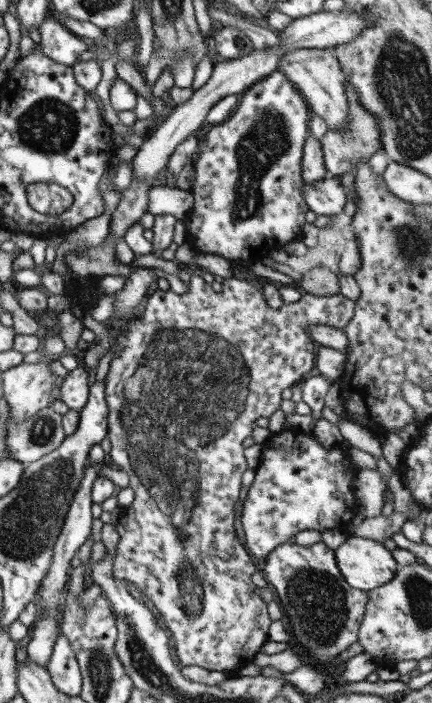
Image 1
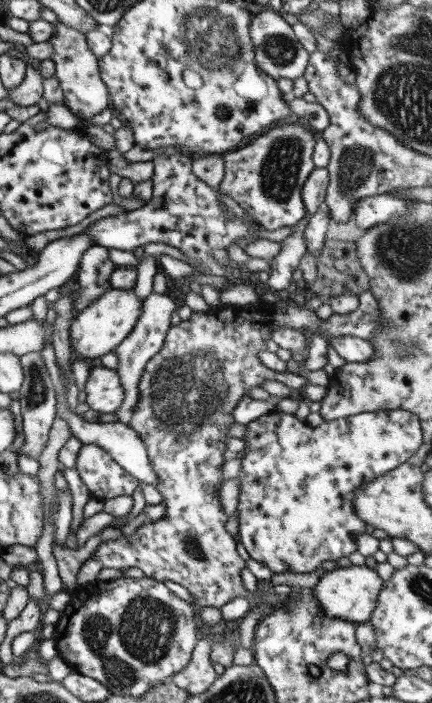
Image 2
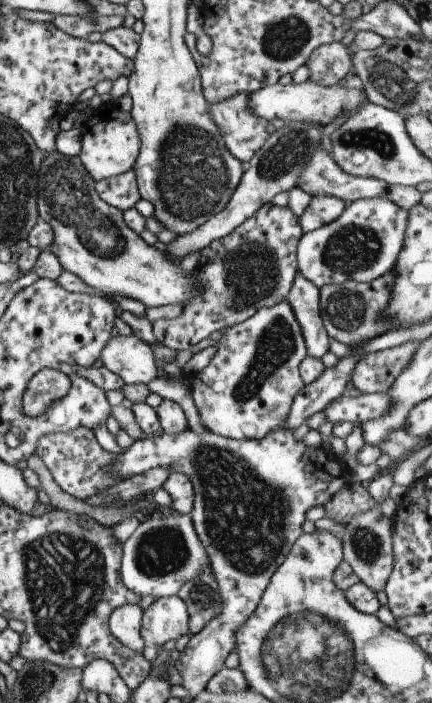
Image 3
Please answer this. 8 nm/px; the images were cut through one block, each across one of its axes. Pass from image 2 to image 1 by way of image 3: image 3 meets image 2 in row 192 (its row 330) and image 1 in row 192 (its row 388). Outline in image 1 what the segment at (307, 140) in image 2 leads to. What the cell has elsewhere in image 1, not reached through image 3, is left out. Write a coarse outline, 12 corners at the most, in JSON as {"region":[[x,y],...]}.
{"region":[[275,69],[198,141],[184,223],[246,260],[300,239],[303,95]]}

